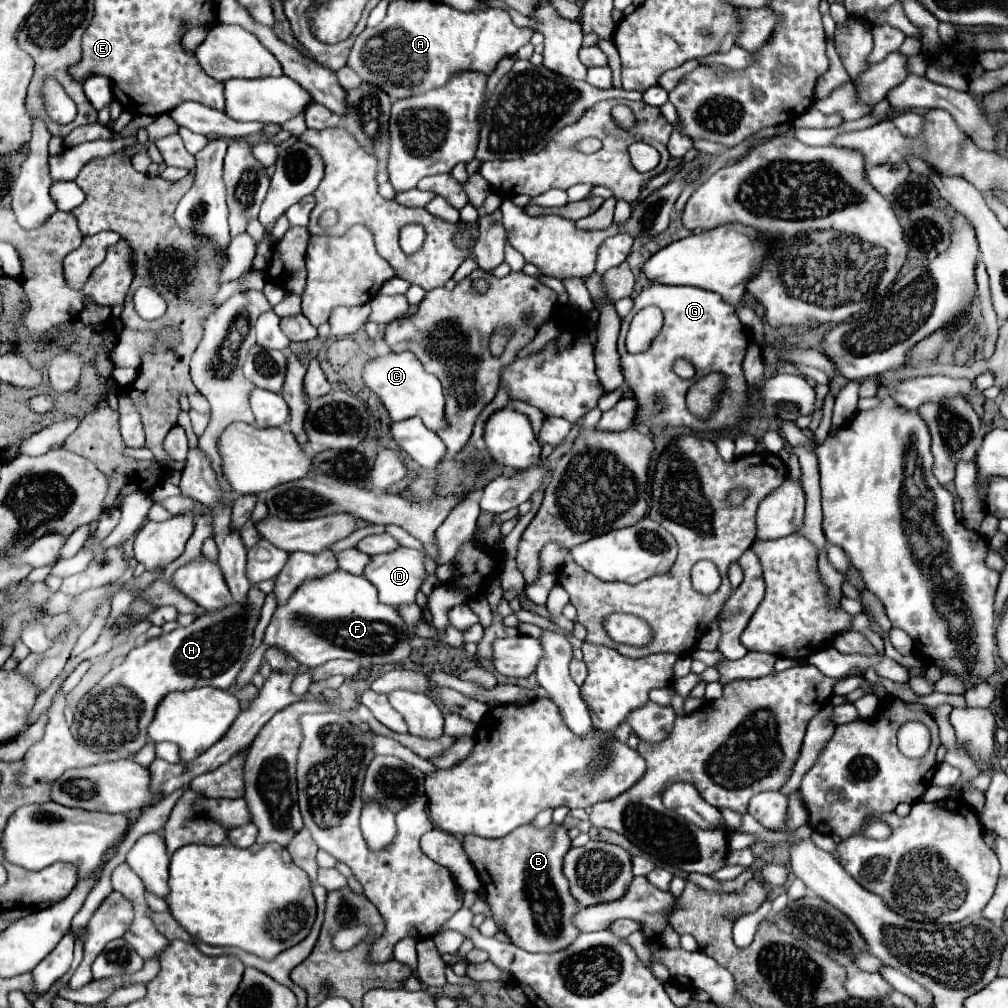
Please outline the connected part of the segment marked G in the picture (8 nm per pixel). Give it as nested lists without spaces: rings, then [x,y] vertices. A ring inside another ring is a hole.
[[[654,284],[642,290],[640,296],[634,300],[634,308],[622,320],[622,330],[618,338],[622,372],[640,404],[640,414],[638,414],[636,424],[640,428],[650,430],[652,434],[658,434],[666,426],[686,426],[694,432],[724,430],[730,426],[738,426],[738,422],[744,416],[742,408],[748,402],[746,380],[742,374],[742,360],[744,360],[744,352],[748,346],[748,338],[750,338],[750,332],[740,324],[734,308],[722,302],[722,298],[714,292],[706,292],[702,288],[692,288],[692,286],[688,288],[688,286],[660,286],[660,284]],[[652,304],[664,312],[662,330],[666,330],[666,336],[660,330],[658,332],[660,336],[652,340],[648,350],[644,350],[642,354],[630,354],[624,346],[628,324],[638,310],[652,306]],[[678,358],[686,358],[688,362],[692,362],[692,366],[696,368],[694,378],[684,380],[674,372],[672,366]],[[712,372],[724,374],[726,382],[720,394],[720,404],[716,406],[714,414],[710,414],[708,420],[700,420],[688,410],[686,392],[694,382],[698,382],[700,378]],[[650,390],[654,390],[654,394],[650,394]]]

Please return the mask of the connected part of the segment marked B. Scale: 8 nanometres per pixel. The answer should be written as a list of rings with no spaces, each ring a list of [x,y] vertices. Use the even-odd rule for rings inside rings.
[[[524,824],[496,840],[468,834],[464,836],[464,850],[486,890],[492,918],[504,924],[512,944],[526,952],[556,952],[570,946],[576,934],[580,934],[572,926],[576,900],[562,872],[562,860],[570,850],[570,836],[564,824],[550,824],[546,828]]]

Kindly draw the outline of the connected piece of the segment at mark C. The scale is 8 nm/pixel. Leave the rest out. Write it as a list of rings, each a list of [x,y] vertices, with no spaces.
[[[390,352],[382,358],[372,358],[364,364],[362,374],[364,384],[382,400],[392,420],[420,416],[424,426],[430,430],[440,430],[446,426],[444,422],[444,392],[442,384],[434,374],[428,374],[420,360],[412,352]]]

